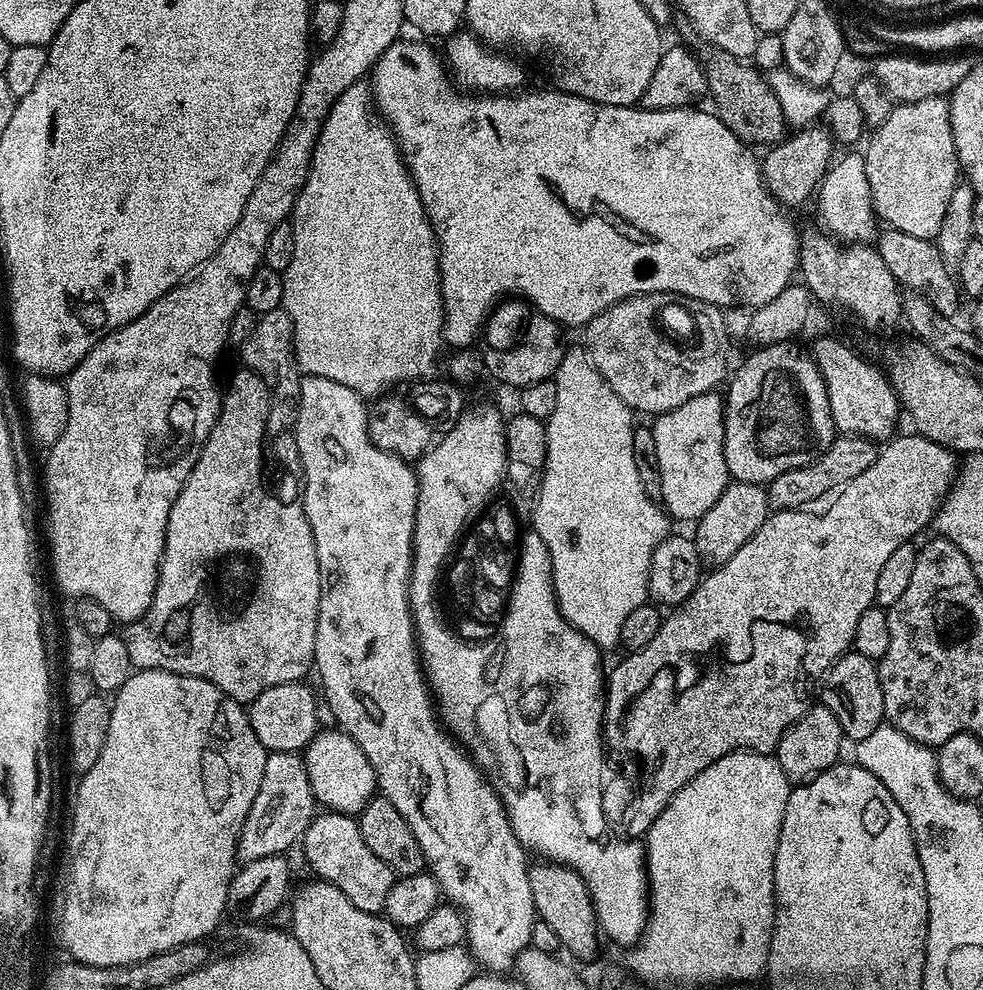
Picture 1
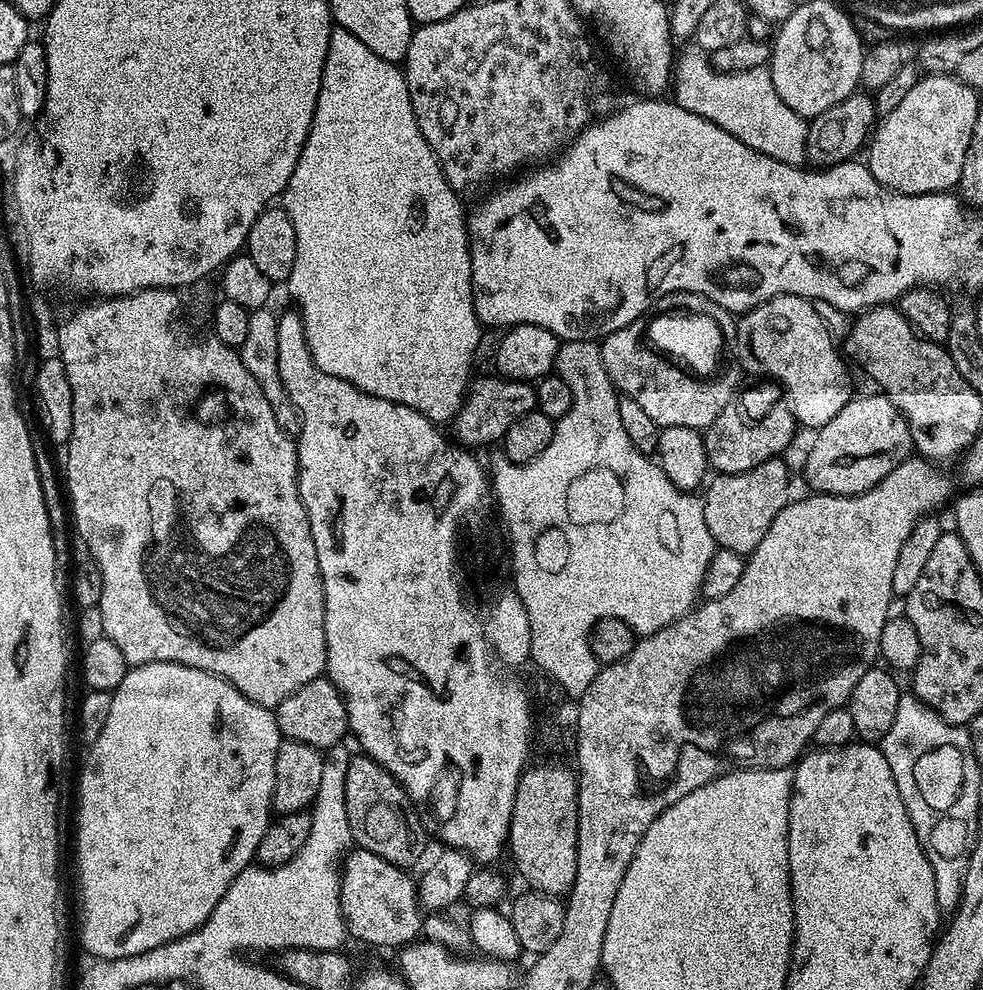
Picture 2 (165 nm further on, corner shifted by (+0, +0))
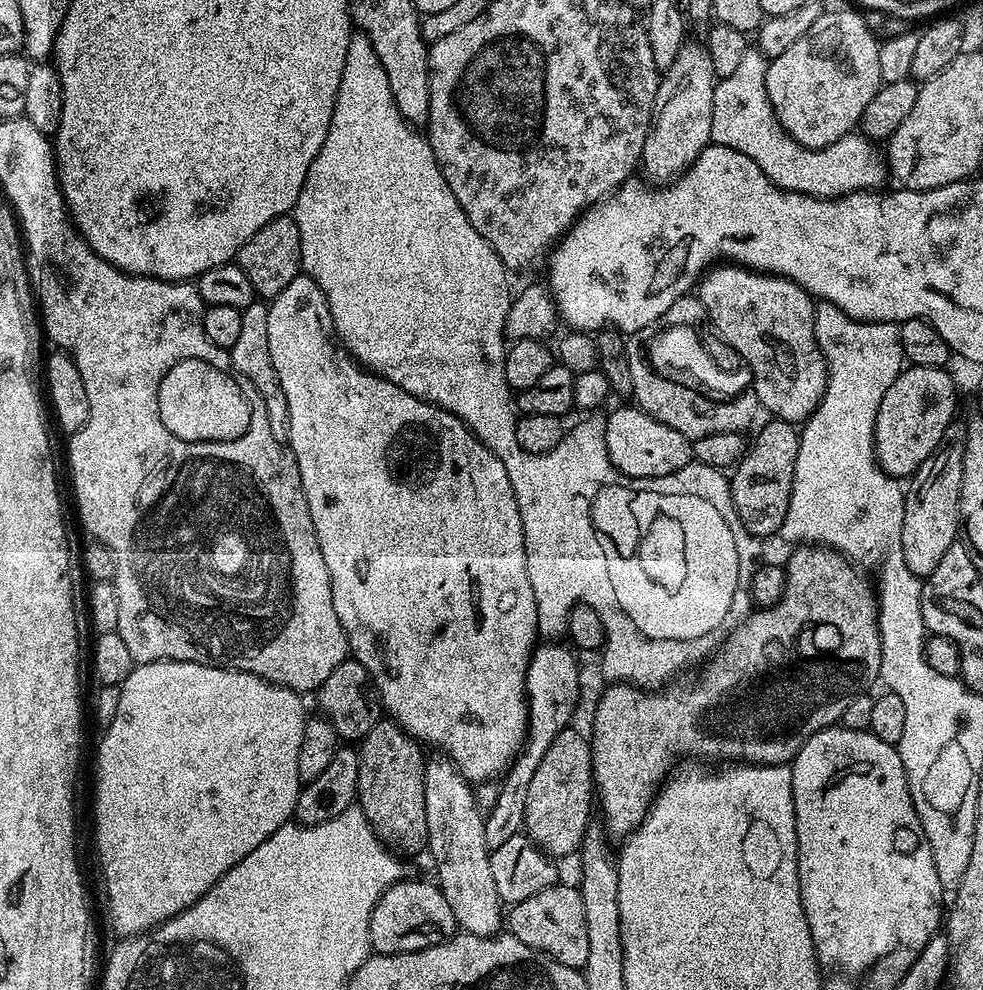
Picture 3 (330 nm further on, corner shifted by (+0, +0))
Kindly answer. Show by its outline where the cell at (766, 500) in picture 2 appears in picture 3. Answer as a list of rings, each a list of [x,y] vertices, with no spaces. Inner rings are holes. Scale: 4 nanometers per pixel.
[[[775,418],[769,421],[769,424],[759,425],[760,433],[750,440],[744,455],[740,457],[730,476],[738,518],[749,534],[757,538],[772,535],[775,537],[780,531],[786,518],[786,510],[790,506],[790,494],[794,486],[794,466],[800,445],[797,425]]]

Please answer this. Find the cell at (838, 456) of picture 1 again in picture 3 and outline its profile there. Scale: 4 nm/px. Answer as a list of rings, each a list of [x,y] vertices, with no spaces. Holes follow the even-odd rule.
[[[908,366],[901,371],[898,378],[886,390],[886,394],[880,403],[874,438],[876,439],[876,461],[880,463],[880,469],[888,476],[897,478],[911,478],[930,458],[930,454],[936,452],[936,447],[944,443],[946,430],[952,423],[956,412],[956,384],[948,373],[947,367],[942,368],[918,368]]]

